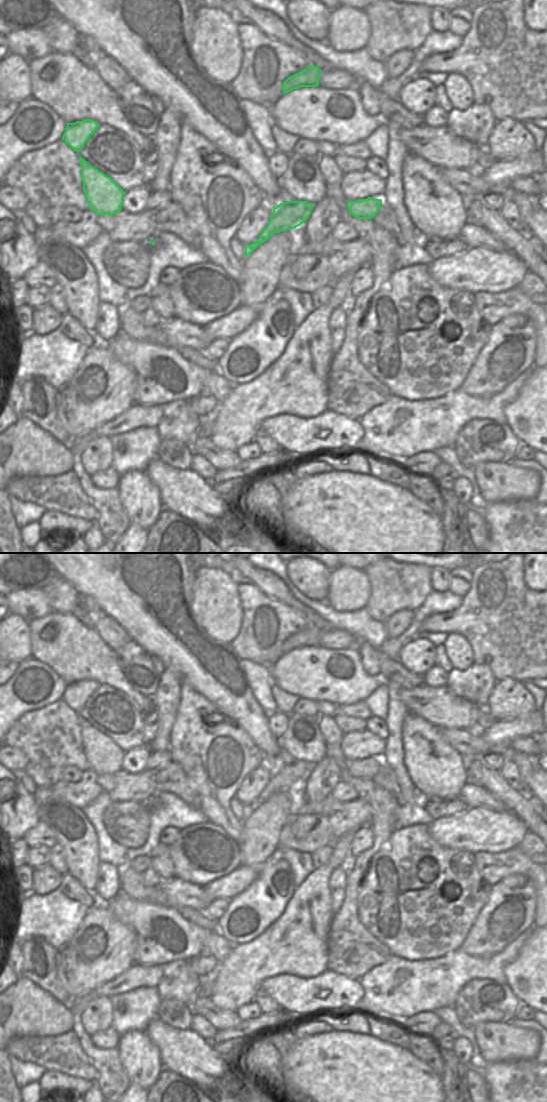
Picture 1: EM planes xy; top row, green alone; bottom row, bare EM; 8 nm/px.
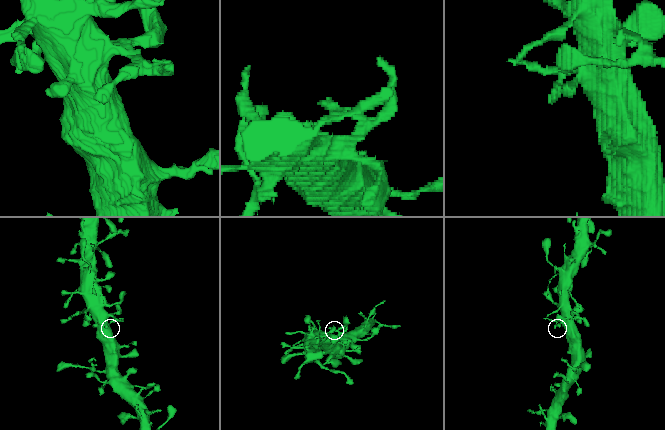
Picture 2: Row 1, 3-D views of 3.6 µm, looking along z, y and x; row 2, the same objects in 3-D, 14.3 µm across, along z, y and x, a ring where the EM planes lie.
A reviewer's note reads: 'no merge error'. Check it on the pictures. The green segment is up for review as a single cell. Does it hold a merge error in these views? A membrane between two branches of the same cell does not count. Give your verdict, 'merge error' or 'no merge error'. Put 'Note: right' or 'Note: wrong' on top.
Note: right
no merge error

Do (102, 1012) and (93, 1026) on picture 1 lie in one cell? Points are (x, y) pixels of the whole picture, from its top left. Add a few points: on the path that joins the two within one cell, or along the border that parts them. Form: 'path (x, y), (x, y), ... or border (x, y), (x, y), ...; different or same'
path (99, 1015), (93, 1023); same

